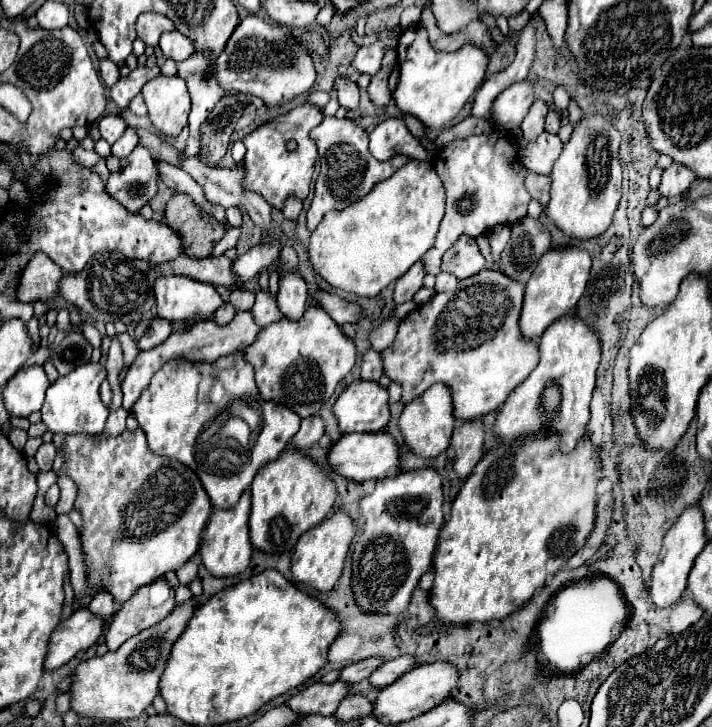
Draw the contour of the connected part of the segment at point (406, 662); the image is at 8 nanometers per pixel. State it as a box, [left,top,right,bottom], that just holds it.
[369,656,415,688]

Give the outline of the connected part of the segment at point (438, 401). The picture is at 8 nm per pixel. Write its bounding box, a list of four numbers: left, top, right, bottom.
[397,384,455,458]

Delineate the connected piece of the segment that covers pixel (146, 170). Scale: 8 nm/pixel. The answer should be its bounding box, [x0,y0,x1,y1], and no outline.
[107,144,157,212]

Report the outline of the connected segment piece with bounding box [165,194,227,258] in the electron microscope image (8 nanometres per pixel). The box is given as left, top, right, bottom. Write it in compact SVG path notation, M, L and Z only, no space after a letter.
M173 194L165 208L167 226L181 238L183 252L189 258L207 258L227 228L199 212L187 194Z

